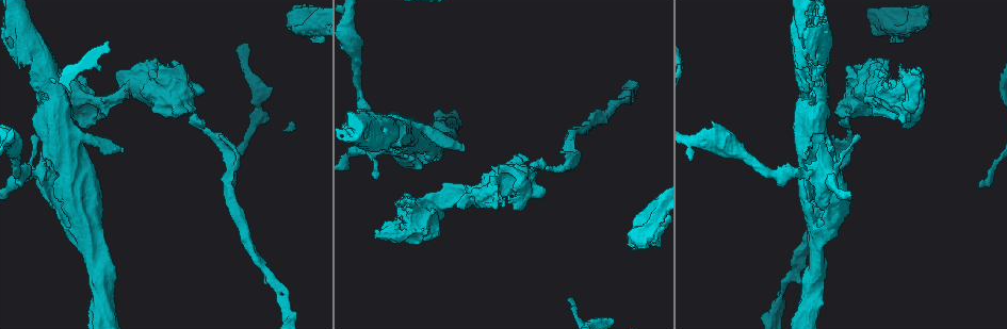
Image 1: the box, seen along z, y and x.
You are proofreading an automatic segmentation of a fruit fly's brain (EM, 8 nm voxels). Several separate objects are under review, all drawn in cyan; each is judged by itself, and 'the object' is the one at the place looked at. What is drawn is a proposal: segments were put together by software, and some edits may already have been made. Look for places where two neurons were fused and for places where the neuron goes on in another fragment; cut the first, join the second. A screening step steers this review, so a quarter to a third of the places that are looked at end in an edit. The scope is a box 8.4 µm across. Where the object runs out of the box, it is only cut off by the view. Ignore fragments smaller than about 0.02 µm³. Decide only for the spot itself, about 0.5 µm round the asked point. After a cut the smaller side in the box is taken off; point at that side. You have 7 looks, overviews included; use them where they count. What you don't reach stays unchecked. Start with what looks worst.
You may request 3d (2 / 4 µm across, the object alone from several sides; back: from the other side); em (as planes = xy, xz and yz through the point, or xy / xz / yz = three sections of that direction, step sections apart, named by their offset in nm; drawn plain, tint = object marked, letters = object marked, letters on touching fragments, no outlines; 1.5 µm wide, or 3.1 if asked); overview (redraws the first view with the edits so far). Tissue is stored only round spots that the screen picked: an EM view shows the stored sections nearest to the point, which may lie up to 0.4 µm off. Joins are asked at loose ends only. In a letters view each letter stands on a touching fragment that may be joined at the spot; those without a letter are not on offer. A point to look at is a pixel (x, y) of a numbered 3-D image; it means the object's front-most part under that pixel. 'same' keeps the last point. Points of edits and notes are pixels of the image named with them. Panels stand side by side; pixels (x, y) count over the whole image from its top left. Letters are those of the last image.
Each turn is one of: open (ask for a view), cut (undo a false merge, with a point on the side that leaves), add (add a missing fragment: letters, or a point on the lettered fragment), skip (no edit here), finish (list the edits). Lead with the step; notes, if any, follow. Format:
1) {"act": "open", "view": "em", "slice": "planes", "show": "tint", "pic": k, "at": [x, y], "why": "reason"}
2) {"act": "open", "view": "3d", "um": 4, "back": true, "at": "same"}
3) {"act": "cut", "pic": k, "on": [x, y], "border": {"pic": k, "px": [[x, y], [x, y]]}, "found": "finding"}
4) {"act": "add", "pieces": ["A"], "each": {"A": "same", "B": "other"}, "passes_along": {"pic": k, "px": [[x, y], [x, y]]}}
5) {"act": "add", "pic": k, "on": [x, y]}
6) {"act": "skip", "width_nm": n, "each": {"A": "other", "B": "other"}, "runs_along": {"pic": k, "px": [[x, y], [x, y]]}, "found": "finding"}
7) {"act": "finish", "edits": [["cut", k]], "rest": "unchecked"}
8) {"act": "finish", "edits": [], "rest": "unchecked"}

{"act": "open", "view": "em", "slice": "yz", "step": 8, "show": "tint", "pic": 1, "at": [981, 184], "why": "an open end"}

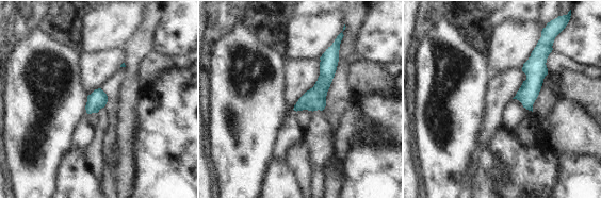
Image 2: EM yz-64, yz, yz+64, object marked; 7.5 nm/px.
{"act": "open", "view": "em", "slice": "yz", "step": 8, "show": "letters", "at": "same", "why": "what lies round it"}

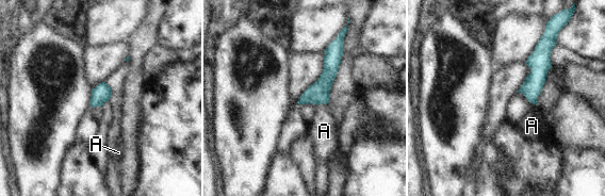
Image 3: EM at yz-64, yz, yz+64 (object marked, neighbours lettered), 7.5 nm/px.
{"act": "add", "pieces": ["A"], "each": {"A": "same"}, "passes_along": {"pic": 3, "px": [[319, 93], [321, 103], [324, 131]]}, "found": "it goes on there"}

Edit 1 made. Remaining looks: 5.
{"act": "open", "view": "3d", "um": 4, "pic": 1, "at": [632, 248], "why": "free end"}

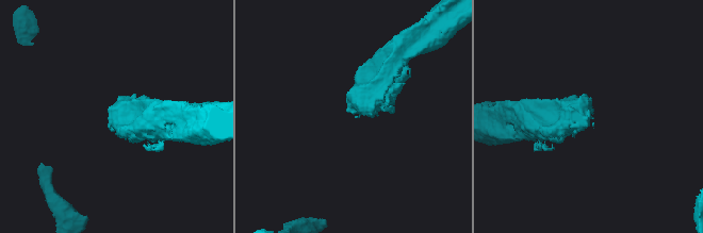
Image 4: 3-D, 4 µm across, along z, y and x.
{"act": "open", "view": "em", "slice": "planes", "show": "letters", "pic": 4, "at": [592, 126]}

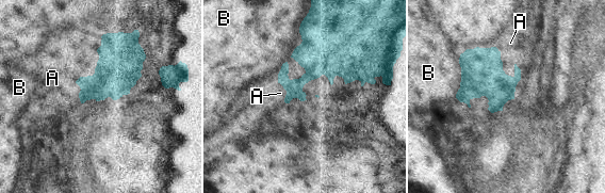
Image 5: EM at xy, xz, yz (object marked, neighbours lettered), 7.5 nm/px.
{"act": "add", "pieces": ["A"], "longest_contact_nm": ["B", 260], "each": {"A": "same", "B": "other"}, "passes_along": {"pic": 5, "px": [[481, 68], [491, 47], [510, 43]]}, "found": "it goes on there"}

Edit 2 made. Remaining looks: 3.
{"act": "open", "view": "overview", "why": "redraw"}

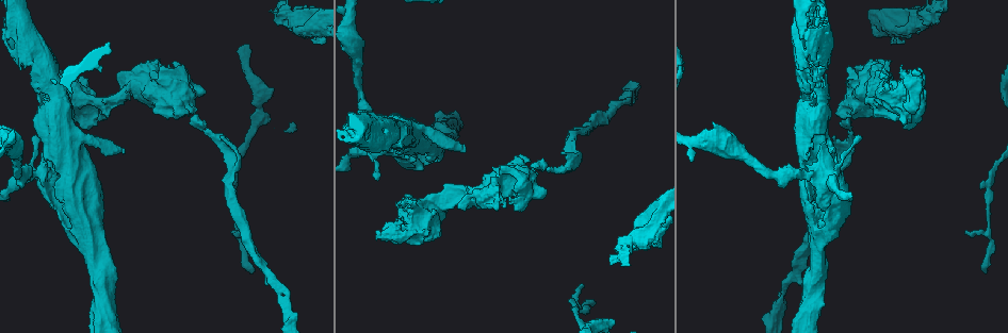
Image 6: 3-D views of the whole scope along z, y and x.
{"act": "open", "view": "3d", "um": 2, "pic": 6, "at": [465, 149], "why": "an open end"}

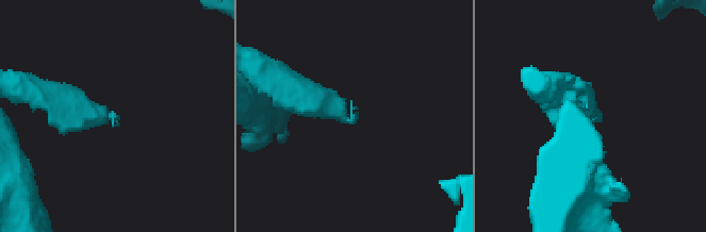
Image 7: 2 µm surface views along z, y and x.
{"act": "open", "view": "em", "slice": "xz", "step": 8, "show": "letters", "pic": 7, "at": [592, 124], "why": "now the EM"}

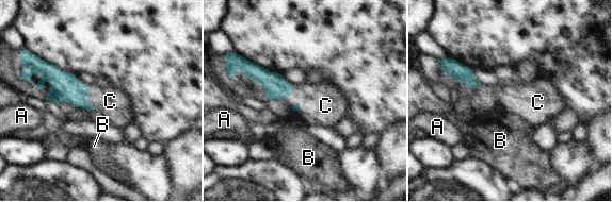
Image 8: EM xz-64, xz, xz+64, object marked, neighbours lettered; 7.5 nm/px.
{"act": "add", "pieces": ["C"], "longest_contact_nm": ["C", 200], "each": {"A": "other", "B": "other", "C": "same"}, "passes_along": {"pic": 8, "px": [[64, 87], [87, 98], [113, 104]]}, "found": "the neuron continues"}

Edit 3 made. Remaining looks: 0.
{"act": "finish", "edits": [["add", 3], ["add", 5], ["add", 8]], "rest": "unchecked"}

